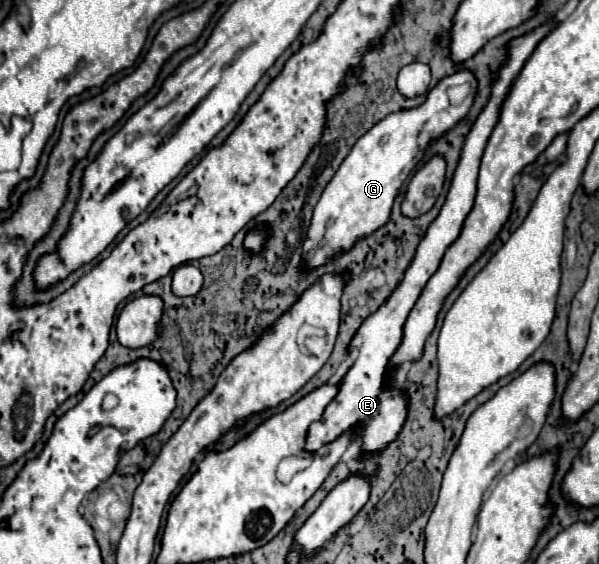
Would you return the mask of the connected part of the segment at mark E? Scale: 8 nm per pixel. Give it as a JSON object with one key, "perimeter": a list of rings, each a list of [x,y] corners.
{"perimeter":[[[555,23],[541,25],[539,29],[535,29],[535,31],[531,31],[531,33],[527,33],[527,35],[523,35],[523,37],[519,37],[519,39],[509,43],[509,61],[499,69],[499,81],[493,85],[491,99],[489,99],[487,107],[481,111],[481,115],[477,117],[473,129],[469,131],[469,135],[465,139],[461,161],[459,161],[459,167],[457,167],[457,171],[453,175],[451,189],[447,193],[447,201],[445,201],[441,213],[437,215],[437,219],[429,225],[423,241],[419,243],[415,259],[409,265],[403,283],[393,291],[393,295],[387,299],[387,303],[377,309],[377,313],[373,313],[371,317],[367,317],[363,321],[363,325],[355,333],[355,337],[351,341],[351,349],[357,347],[359,349],[359,357],[357,357],[355,365],[351,365],[351,369],[341,379],[339,393],[327,405],[327,409],[323,413],[323,419],[319,419],[319,421],[315,421],[311,425],[309,435],[307,435],[307,445],[305,445],[309,451],[317,451],[321,445],[335,441],[335,437],[339,437],[345,429],[353,429],[353,427],[357,427],[357,433],[363,439],[363,447],[361,447],[363,451],[379,451],[379,449],[387,447],[395,439],[395,433],[399,433],[399,429],[403,427],[403,417],[407,417],[407,397],[405,397],[405,393],[401,389],[383,387],[381,385],[383,369],[385,369],[385,365],[389,363],[389,359],[393,357],[395,349],[401,343],[403,325],[407,321],[409,311],[413,309],[415,301],[419,299],[419,295],[421,295],[425,283],[429,281],[429,277],[437,271],[439,261],[441,261],[445,249],[459,237],[463,221],[465,221],[465,217],[469,215],[469,211],[473,207],[475,187],[477,187],[477,173],[479,173],[479,161],[481,161],[485,143],[487,143],[487,139],[489,139],[489,135],[491,135],[491,131],[493,131],[493,127],[495,127],[495,123],[499,119],[501,103],[503,103],[505,95],[509,93],[509,87],[511,87],[513,79],[517,77],[519,69],[525,65],[527,57],[533,53],[537,43],[553,27],[555,27]]]}

